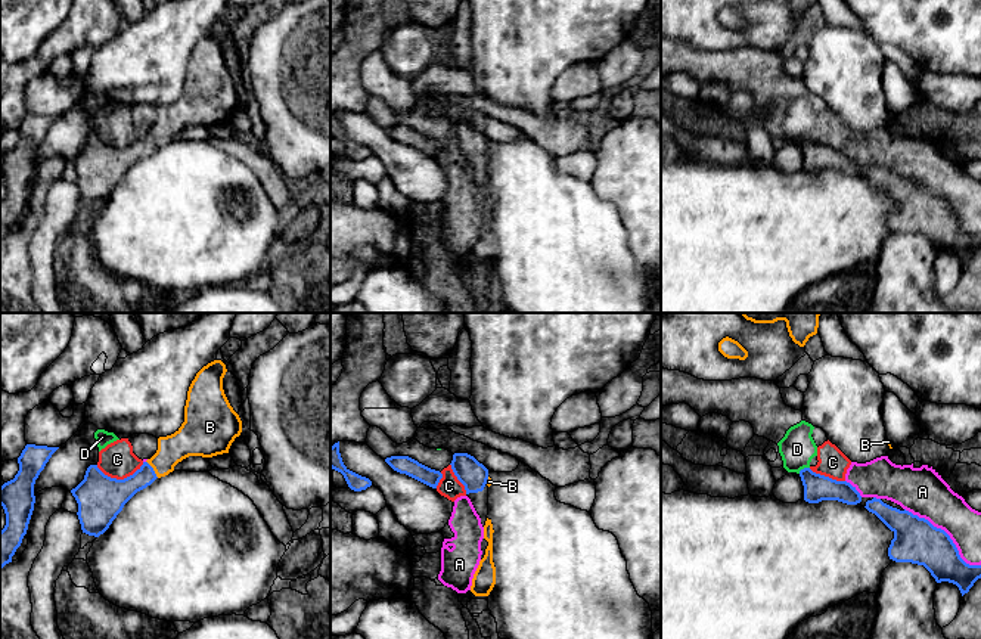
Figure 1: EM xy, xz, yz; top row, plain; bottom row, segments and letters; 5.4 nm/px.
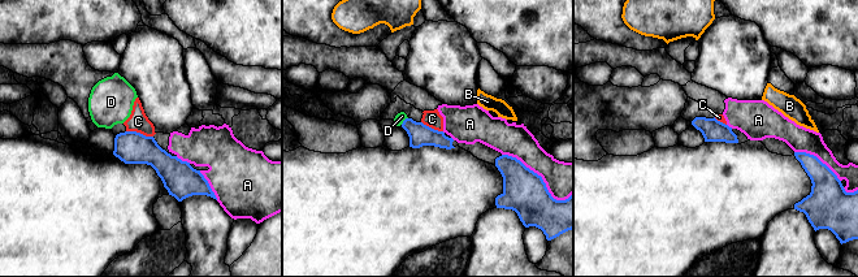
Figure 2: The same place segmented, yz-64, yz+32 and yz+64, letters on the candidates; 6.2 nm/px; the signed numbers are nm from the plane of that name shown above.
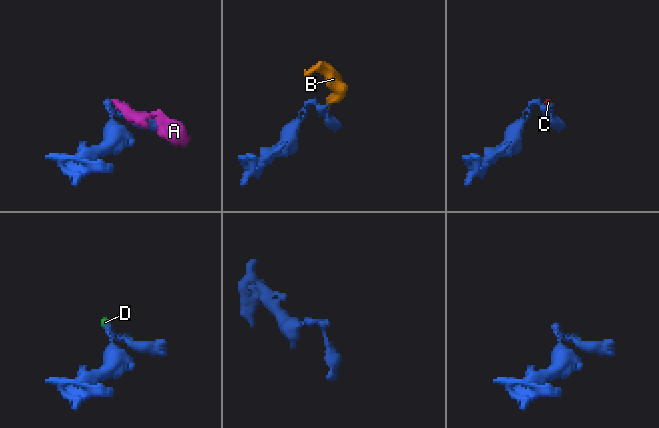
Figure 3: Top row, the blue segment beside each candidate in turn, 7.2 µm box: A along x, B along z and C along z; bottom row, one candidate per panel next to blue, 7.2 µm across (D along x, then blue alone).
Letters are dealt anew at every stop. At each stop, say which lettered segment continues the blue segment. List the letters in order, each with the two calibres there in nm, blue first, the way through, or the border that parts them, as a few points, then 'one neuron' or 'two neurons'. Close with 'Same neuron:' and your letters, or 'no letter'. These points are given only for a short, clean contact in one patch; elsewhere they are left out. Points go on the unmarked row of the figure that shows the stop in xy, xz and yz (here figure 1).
A: 240 nm thick on the blue side, 240 nm on the other; two neurons
B: 160 nm thick on the blue side, 160 nm on the other; one neuron
C: 260 nm thick on the blue side, 190 nm on the other; border along xy (143, 132), (123, 148), (111, 148), (96, 136); two neurons
D: 150 nm thick on the blue side, 190 nm on the other; two neurons
Same neuron: B

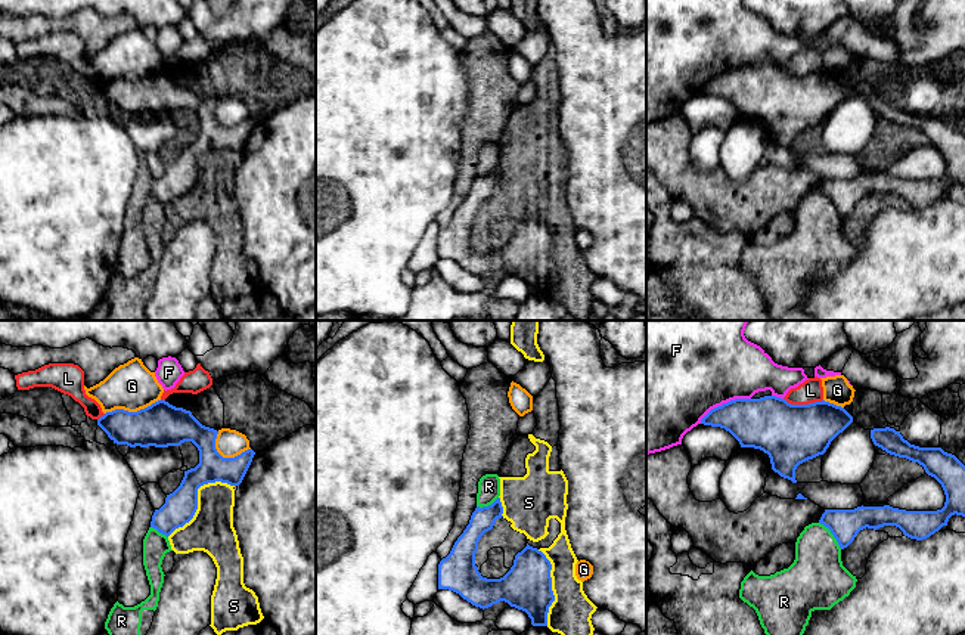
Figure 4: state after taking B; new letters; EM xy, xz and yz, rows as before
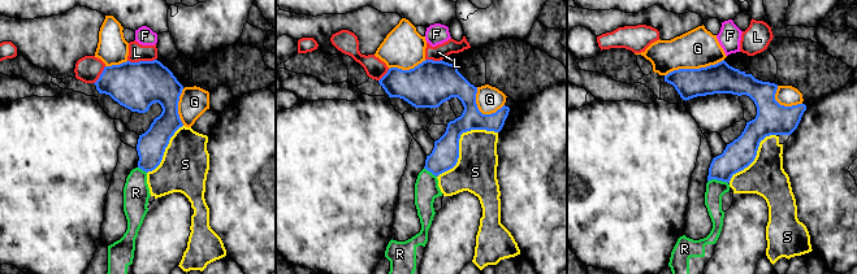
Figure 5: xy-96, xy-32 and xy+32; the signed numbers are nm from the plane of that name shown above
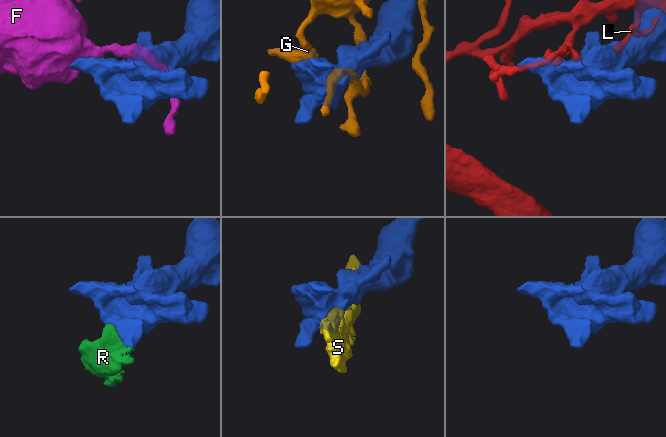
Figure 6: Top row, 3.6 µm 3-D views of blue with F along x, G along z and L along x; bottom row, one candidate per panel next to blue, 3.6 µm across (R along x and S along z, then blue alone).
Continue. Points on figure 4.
F: 280 nm thick on the blue side, 460 nm on the other; two neurons
G: 240 nm thick on the blue side, 260 nm on the other; two neurons
L: 320 nm thick on the blue side, 120 nm on the other; two neurons
R: 170 nm thick on the blue side, 300 nm on the other; two neurons
S: 170 nm thick on the blue side, 240 nm on the other; two neurons
Same neuron: no letter

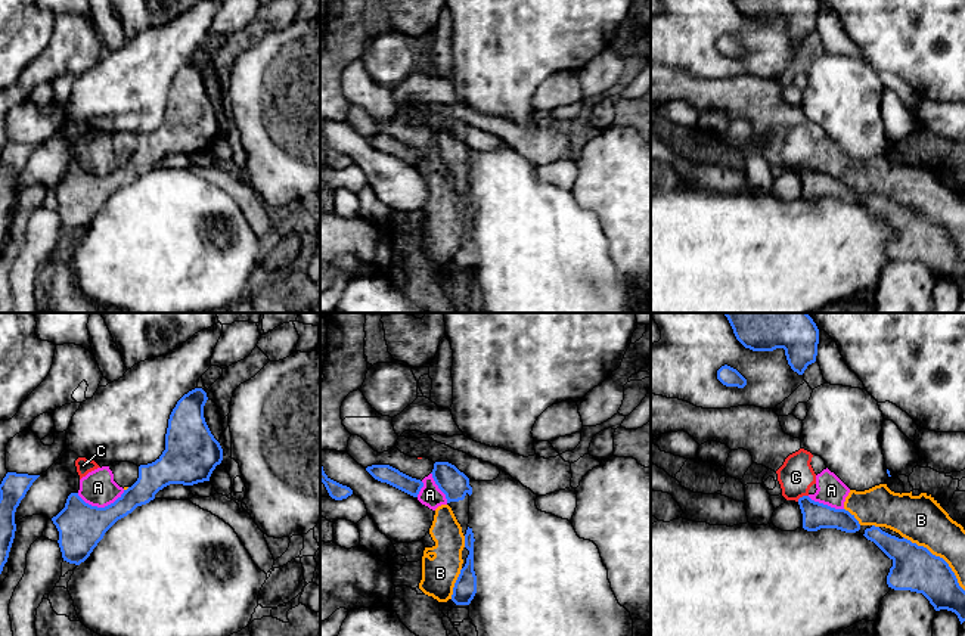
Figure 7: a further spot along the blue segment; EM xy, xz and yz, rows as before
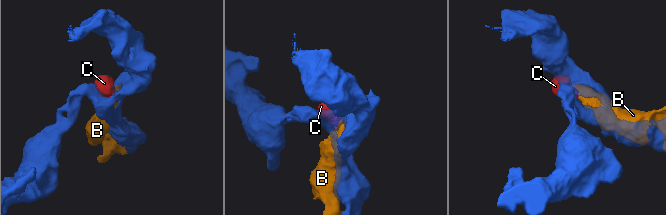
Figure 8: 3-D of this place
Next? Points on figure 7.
A: 260 nm thick on the blue side, 190 nm on the other; border along xy (124, 160), (104, 176), (92, 176), (77, 164); two neurons
B: 240 nm thick on the blue side, 260 nm on the other; two neurons
C: 150 nm thick on the blue side, 190 nm on the other; two neurons
Same neuron: no letter

